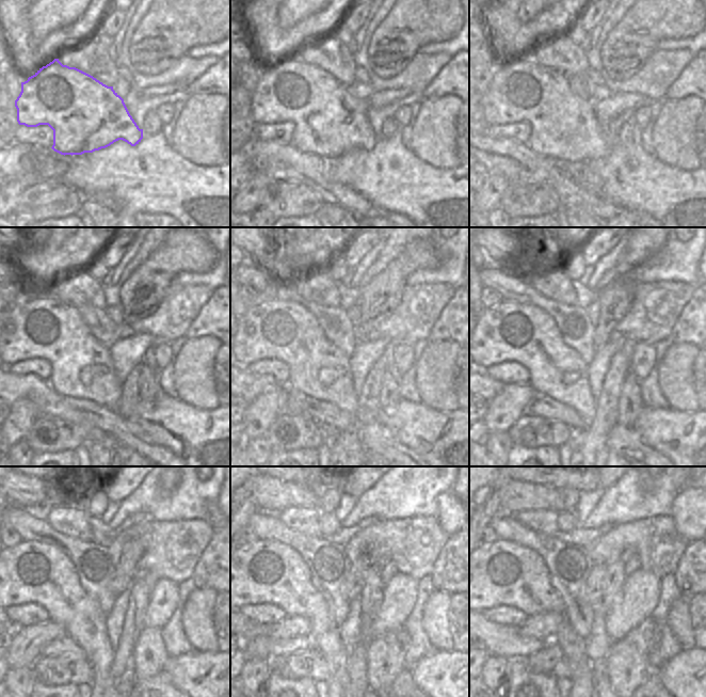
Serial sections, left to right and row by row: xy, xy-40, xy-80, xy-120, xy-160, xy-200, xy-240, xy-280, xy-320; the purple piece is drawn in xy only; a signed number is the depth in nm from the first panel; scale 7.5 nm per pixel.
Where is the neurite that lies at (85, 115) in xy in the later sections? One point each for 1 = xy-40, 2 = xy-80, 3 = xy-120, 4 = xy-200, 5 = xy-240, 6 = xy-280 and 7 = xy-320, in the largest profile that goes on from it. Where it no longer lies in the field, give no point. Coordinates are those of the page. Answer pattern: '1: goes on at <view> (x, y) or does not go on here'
1: goes on at xy-40 (329, 121)
2: goes on at xy-80 (563, 126)
3: goes on at xy-120 (39, 326)
4: goes on at xy-200 (509, 332)
5: goes on at xy-240 (29, 572)
6: goes on at xy-280 (272, 572)
7: goes on at xy-320 (502, 572)

